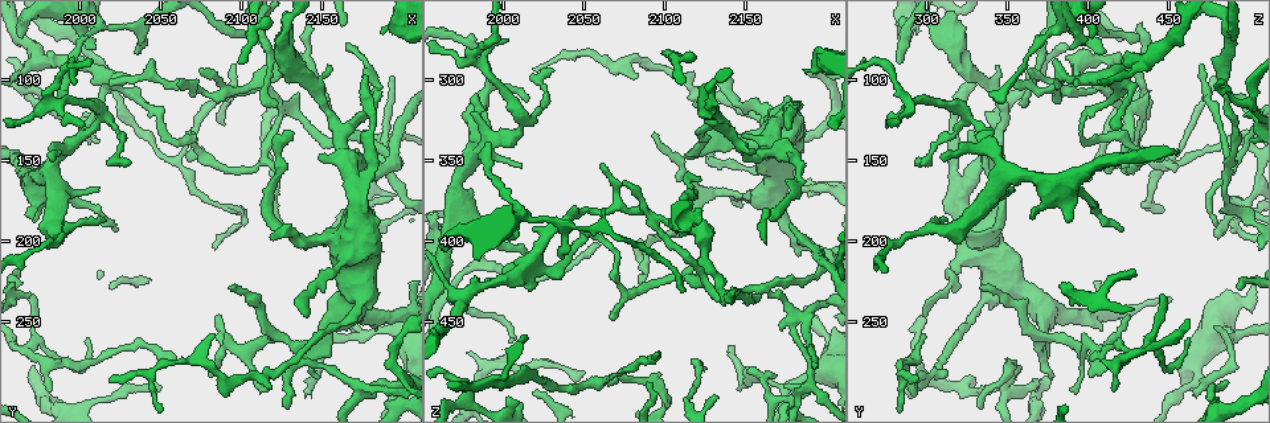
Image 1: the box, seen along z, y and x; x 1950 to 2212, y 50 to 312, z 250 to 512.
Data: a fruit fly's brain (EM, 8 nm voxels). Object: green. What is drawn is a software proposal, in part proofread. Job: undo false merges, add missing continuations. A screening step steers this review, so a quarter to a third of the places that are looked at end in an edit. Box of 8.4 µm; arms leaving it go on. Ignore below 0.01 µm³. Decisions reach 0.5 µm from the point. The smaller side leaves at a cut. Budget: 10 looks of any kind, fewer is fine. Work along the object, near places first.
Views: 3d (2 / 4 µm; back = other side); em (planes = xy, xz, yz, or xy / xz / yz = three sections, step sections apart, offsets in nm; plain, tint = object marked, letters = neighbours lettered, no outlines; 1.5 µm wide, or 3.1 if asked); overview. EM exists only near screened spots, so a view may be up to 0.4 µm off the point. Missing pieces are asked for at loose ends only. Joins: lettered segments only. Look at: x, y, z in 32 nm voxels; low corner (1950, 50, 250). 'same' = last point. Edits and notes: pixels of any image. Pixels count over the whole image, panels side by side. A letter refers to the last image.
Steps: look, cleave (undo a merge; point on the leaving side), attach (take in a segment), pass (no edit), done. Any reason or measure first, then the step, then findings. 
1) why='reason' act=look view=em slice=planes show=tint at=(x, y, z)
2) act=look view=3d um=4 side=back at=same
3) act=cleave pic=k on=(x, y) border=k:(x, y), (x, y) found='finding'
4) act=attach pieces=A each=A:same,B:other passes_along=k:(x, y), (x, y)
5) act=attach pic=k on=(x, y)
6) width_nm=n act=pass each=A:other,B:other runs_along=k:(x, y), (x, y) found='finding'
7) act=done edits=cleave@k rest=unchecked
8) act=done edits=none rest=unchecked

why='thin end' act=look view=em slice=planes show=letters at=(2140, 296, 464)

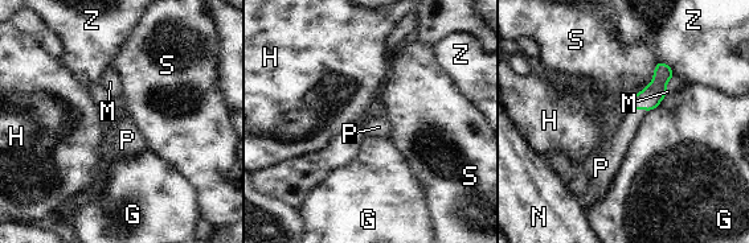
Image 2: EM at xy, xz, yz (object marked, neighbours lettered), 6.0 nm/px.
act=attach pic=2 on=(618, 140) each=G:other,H:other,M:other,N:other,P:same,S:other,Z:other found='it goes on there'

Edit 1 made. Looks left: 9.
why='redraw' act=look view=overview

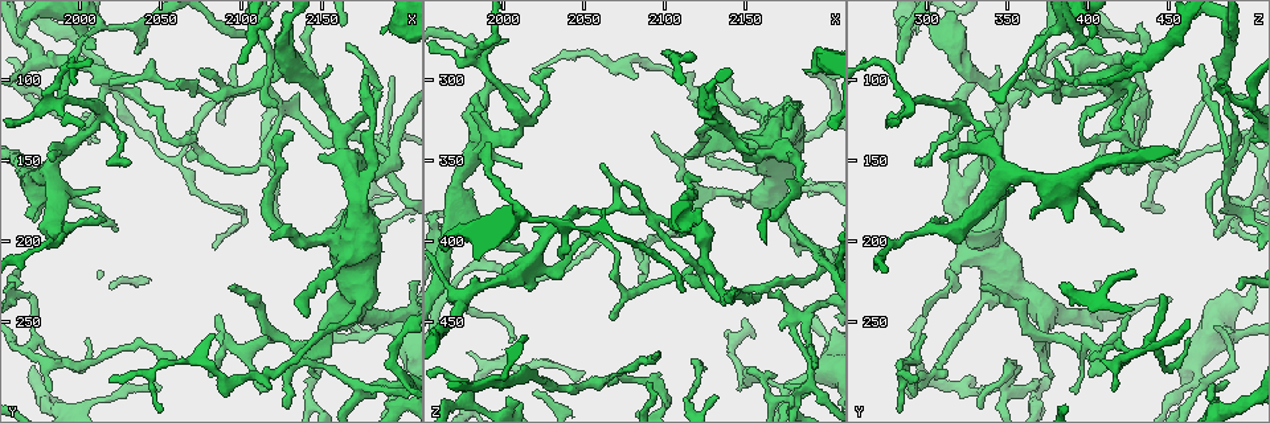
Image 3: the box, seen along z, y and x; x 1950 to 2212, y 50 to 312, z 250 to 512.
why='free end' act=look view=em slice=xz step=8 show=tint at=(2116, 292, 388)

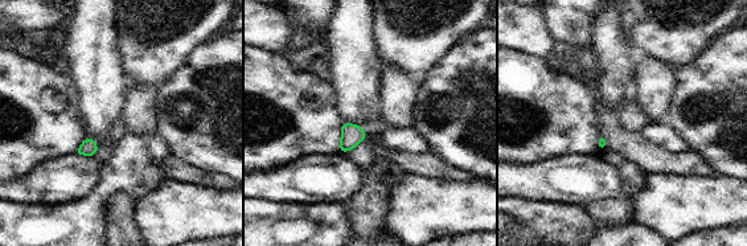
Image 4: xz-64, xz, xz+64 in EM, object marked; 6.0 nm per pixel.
why='see the neighbours' act=look view=em slice=xz step=8 show=letters at=same

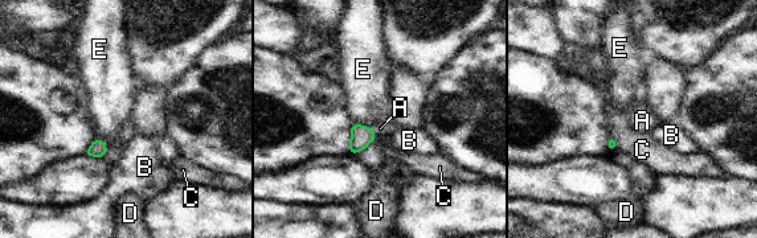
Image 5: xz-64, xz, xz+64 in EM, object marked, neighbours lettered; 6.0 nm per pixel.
longest_contact=E:110nm act=attach pic=5 on=(380, 128) each=A:same,B:other,C:other,D:other,E:other passes_along=5:(361, 136), (372, 131), (380, 128) found='it goes on there'

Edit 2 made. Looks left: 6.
why='branch stops here' act=look view=em slice=yz step=4 show=tint at=(2178, 96, 330)

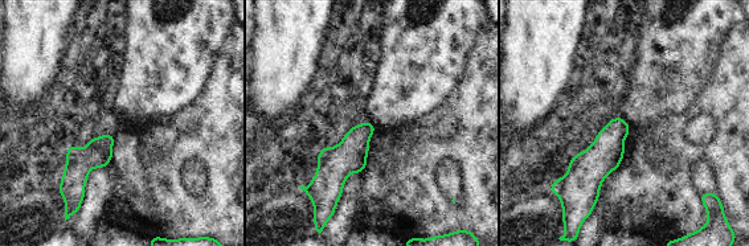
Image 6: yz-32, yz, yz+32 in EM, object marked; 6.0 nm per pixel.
act=look view=em slice=yz step=4 show=letters at=same

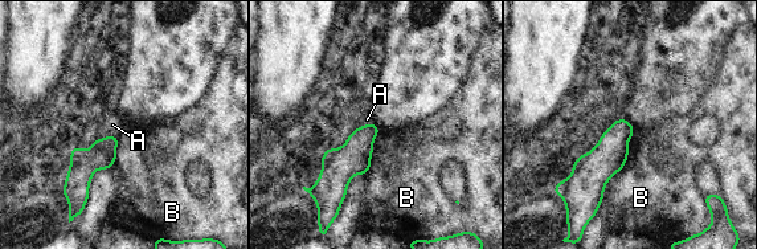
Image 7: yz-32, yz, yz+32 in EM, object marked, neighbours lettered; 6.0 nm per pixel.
longest_contact=B:420nm act=pass each=A:other,B:other border=7:(625, 118), (618, 118), (572, 163) found='no lettered segment goes on from it'

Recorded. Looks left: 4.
why='tapers out' act=look view=em slice=planes show=letters at=(2094, 228, 332)

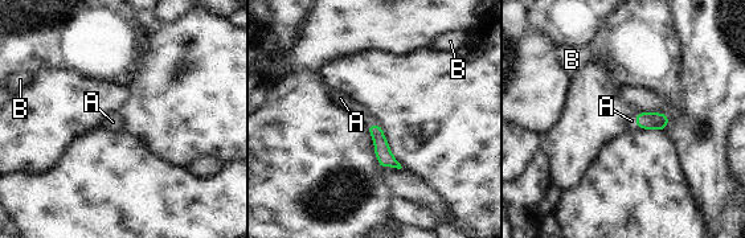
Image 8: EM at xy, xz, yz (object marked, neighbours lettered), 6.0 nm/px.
longest_contact=A:120nm act=attach pic=8 on=(631, 120) each=A:same,B:other passes_along=8:(646, 120), (635, 120), (631, 120) found='the neuron continues'

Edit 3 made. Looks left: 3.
act=done edits=attach@2,attach@5,attach@8 rest=unchecked

